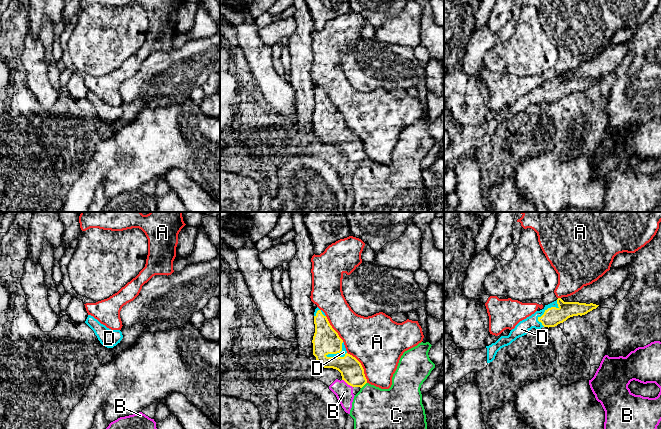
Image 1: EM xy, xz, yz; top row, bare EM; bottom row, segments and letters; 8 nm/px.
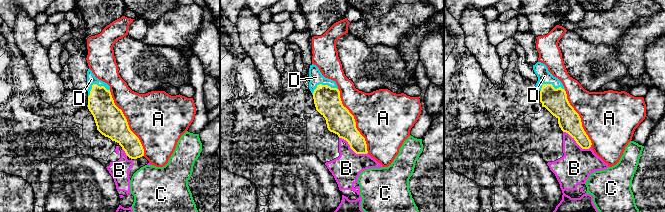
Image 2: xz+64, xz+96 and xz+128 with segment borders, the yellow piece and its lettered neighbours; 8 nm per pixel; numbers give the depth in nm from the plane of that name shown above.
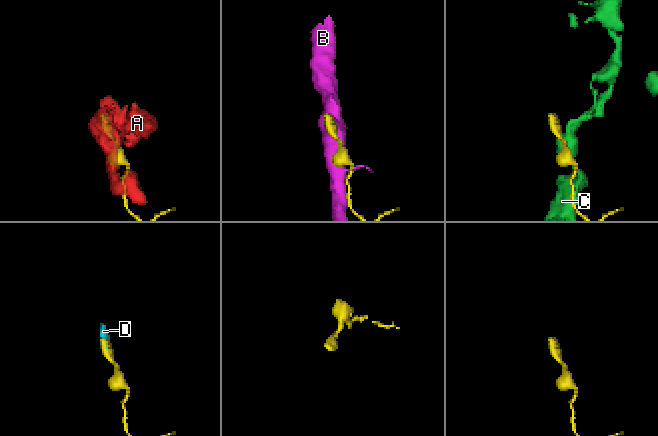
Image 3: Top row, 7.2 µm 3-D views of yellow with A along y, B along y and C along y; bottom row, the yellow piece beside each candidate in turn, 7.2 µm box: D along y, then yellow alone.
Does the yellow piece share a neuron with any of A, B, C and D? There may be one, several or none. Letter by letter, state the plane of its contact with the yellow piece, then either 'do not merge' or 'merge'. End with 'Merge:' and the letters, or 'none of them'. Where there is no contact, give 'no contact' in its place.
A: xz | do not merge
B: xz | do not merge
C: xz | do not merge
D: xz | merge
Merge: D

